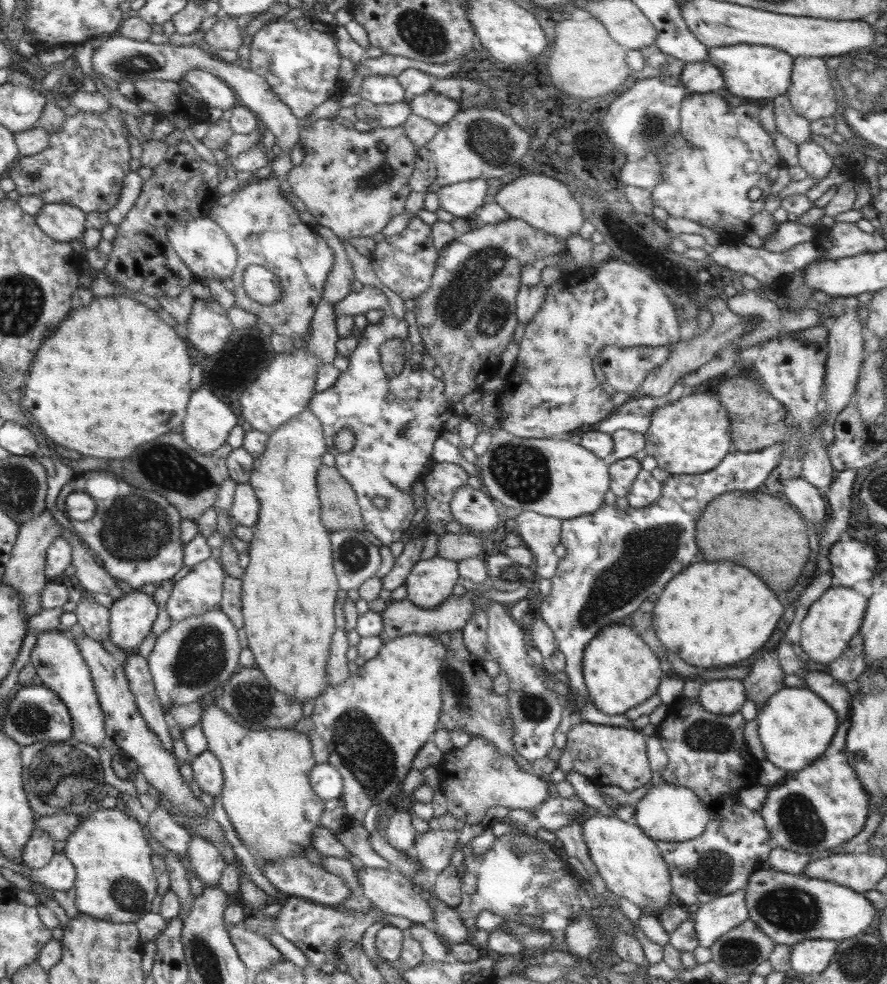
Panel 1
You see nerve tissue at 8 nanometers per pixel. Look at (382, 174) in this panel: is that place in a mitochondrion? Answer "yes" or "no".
yes

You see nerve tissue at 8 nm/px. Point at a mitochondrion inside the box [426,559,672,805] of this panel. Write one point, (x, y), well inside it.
(463, 702)

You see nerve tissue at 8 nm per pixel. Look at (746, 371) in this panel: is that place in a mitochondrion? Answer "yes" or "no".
no

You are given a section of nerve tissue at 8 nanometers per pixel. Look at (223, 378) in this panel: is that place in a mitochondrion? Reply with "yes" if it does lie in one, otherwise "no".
no

